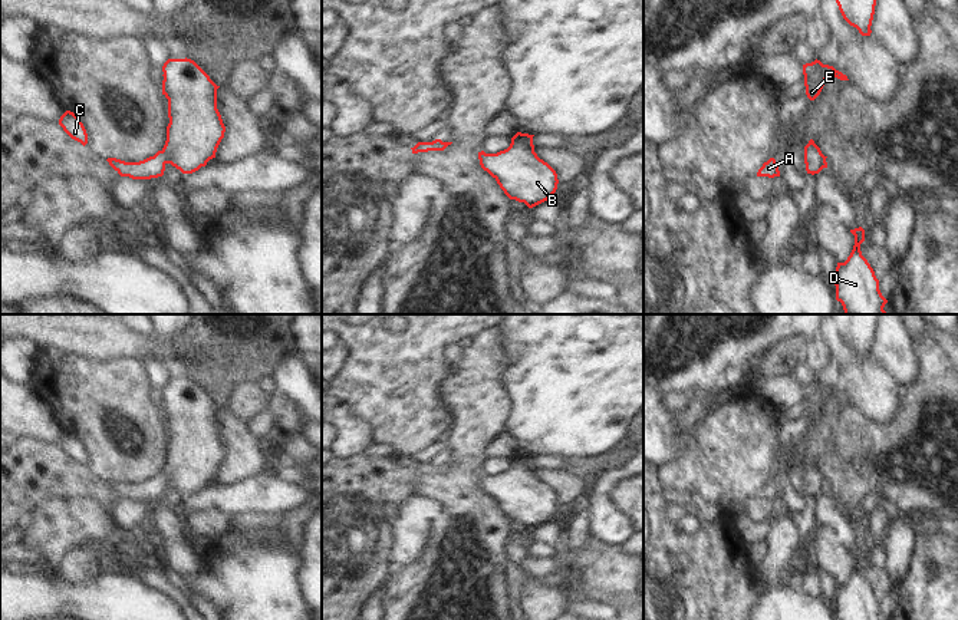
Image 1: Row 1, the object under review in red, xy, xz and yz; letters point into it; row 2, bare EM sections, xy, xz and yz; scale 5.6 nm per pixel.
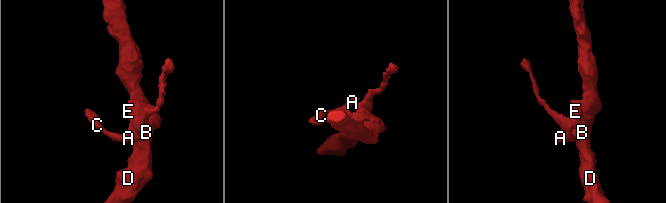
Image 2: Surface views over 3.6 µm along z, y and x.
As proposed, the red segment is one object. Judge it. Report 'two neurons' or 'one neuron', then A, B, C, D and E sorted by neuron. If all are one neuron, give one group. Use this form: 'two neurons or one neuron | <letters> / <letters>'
one neuron | A B C D E

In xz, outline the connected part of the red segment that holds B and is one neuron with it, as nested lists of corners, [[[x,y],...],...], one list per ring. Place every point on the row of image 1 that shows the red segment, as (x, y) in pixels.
[[[517,132],[507,149],[497,154],[478,152],[481,168],[497,181],[504,194],[510,199],[524,202],[529,208],[552,199],[559,184],[556,171],[534,152],[533,136]]]

